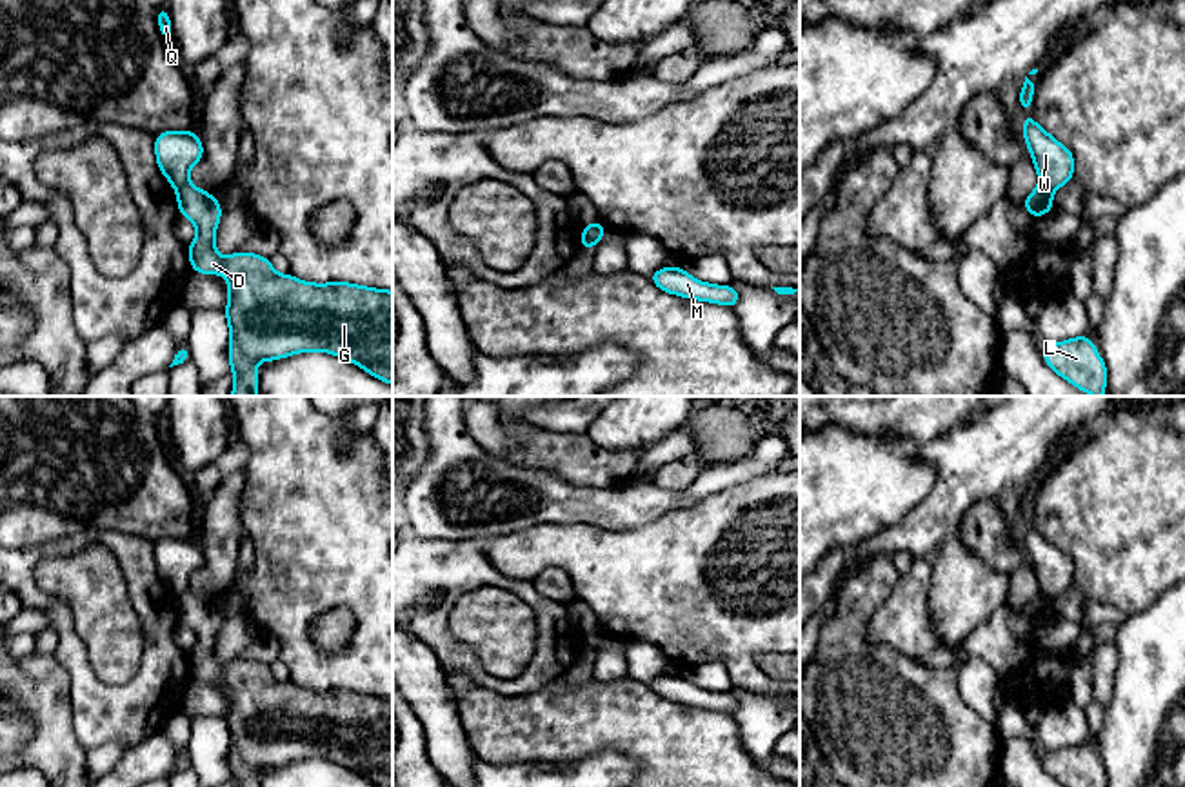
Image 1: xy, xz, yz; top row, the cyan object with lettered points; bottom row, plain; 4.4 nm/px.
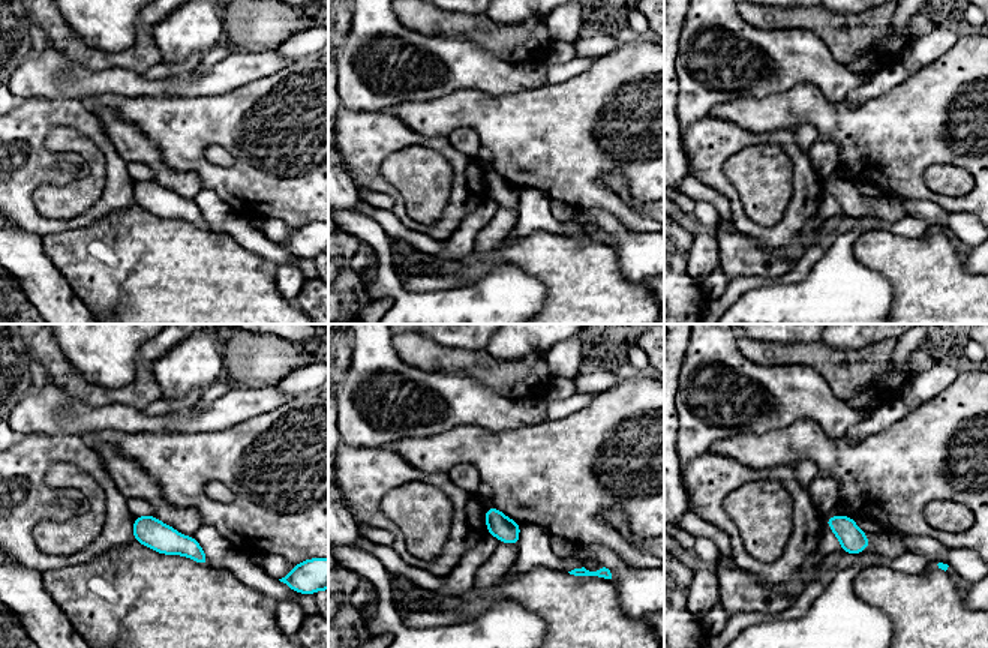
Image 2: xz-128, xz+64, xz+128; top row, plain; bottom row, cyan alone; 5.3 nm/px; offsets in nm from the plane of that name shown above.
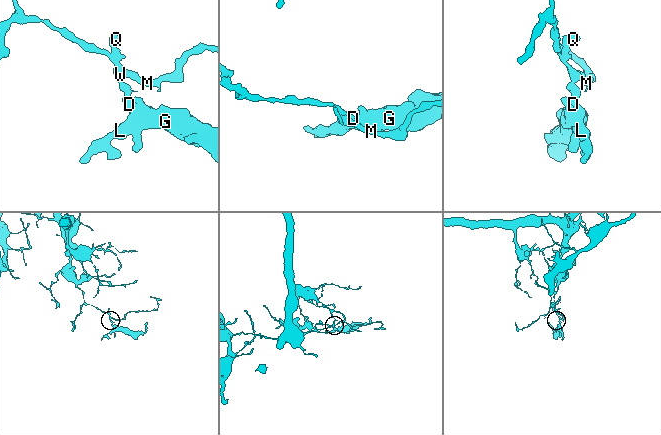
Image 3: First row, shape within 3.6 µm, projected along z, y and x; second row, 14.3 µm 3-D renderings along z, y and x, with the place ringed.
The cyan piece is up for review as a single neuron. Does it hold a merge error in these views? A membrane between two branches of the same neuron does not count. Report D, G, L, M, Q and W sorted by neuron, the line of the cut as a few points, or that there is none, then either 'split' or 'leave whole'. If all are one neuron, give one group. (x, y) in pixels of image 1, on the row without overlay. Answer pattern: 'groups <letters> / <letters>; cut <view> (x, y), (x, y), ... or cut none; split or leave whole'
groups D G L / M Q W; cut xy (188, 589), (177, 597); split

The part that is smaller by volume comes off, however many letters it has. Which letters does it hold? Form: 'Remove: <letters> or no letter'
Remove: D, G, L

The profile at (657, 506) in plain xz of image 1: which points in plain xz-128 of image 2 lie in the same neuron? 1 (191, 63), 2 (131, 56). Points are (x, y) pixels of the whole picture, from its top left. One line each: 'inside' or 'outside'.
1: outside
2: outside

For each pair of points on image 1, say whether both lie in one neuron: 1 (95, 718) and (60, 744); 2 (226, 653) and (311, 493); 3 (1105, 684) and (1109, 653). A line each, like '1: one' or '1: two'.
1: two
2: two
3: one

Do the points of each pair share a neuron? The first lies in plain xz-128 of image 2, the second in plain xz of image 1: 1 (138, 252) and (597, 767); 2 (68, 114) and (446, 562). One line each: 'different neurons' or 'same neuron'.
1: different neurons
2: same neuron

